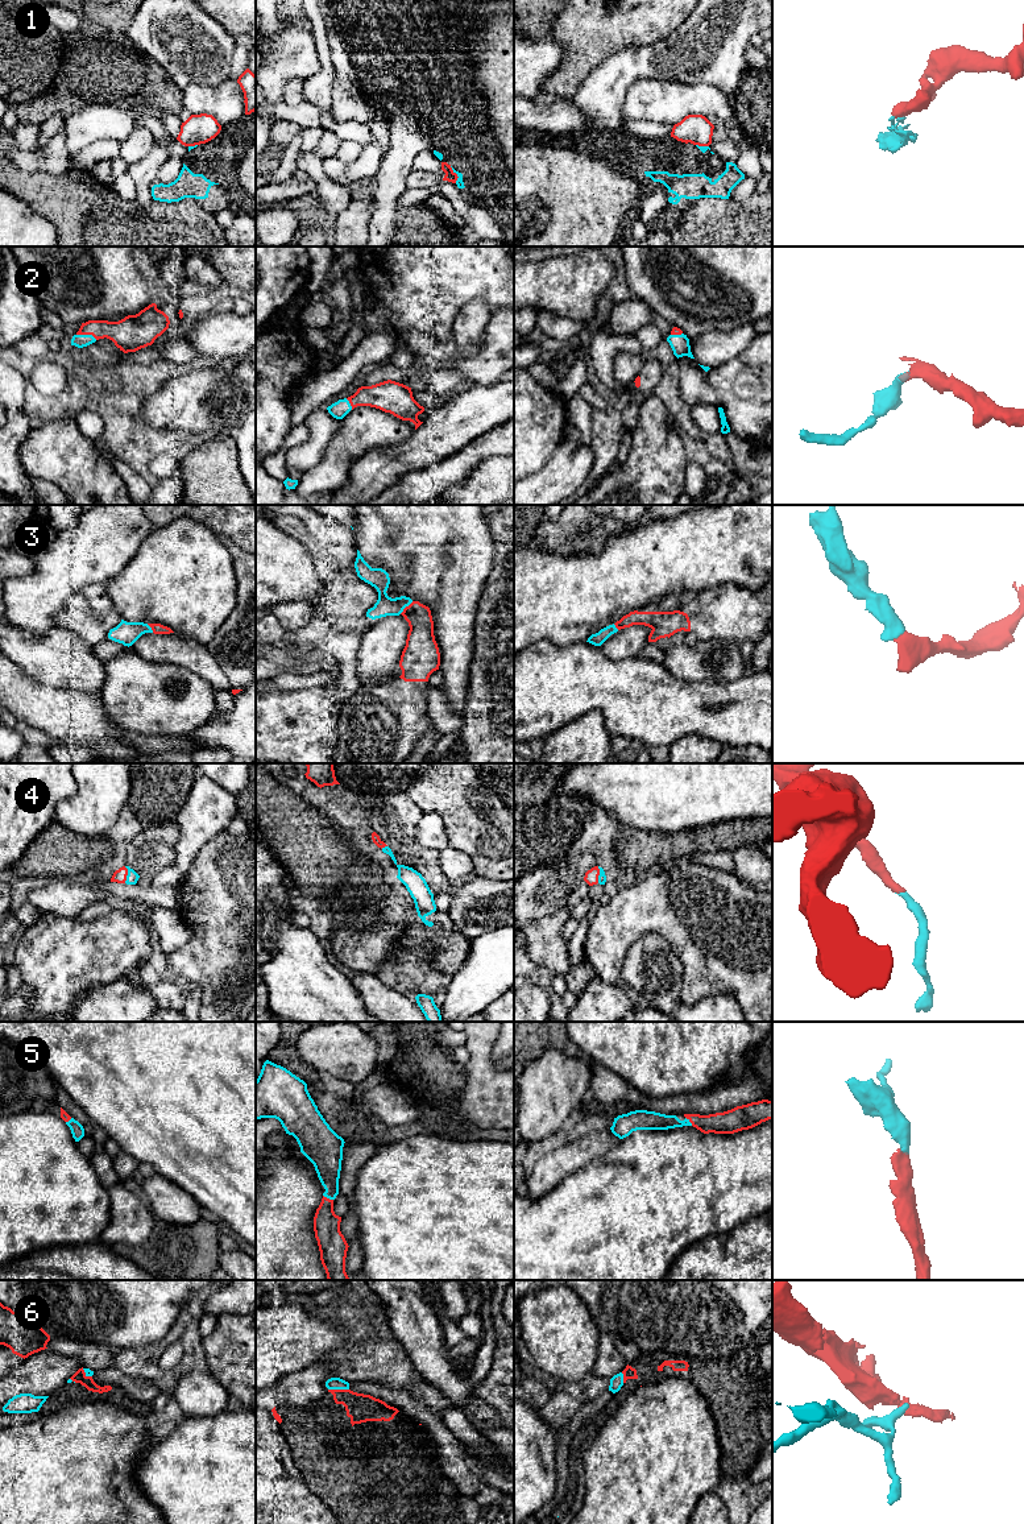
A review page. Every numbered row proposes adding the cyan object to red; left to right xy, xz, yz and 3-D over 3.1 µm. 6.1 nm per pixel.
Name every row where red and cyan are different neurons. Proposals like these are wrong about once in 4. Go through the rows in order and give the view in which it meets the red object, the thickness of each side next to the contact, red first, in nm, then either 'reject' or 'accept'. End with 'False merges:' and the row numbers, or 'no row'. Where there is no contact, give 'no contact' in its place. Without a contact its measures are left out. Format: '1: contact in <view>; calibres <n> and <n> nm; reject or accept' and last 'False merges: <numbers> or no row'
1: contact in xz; calibres 70 and 50 nm; reject
2: contact in xy; calibres 200 and 80 nm; accept
3: contact in xz; calibres 190 and 120 nm; accept
4: contact in xy; calibres 80 and 70 nm; accept
5: contact in xz; calibres 160 and 180 nm; accept
6: contact in xz; calibres 170 and 80 nm; reject
False merges: 1, 6

